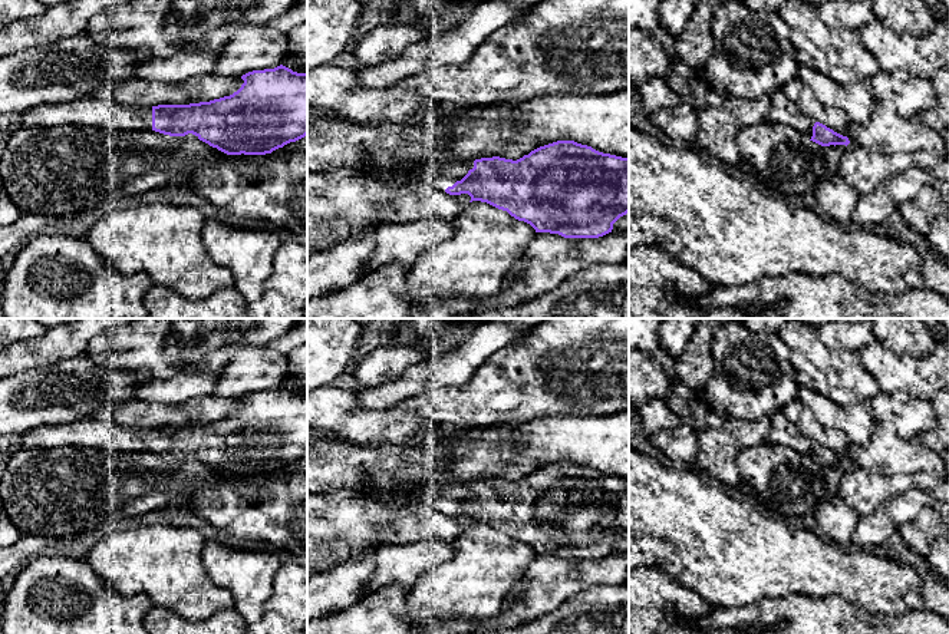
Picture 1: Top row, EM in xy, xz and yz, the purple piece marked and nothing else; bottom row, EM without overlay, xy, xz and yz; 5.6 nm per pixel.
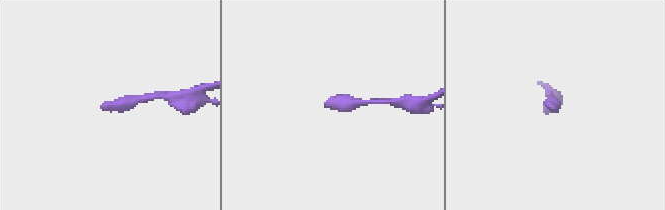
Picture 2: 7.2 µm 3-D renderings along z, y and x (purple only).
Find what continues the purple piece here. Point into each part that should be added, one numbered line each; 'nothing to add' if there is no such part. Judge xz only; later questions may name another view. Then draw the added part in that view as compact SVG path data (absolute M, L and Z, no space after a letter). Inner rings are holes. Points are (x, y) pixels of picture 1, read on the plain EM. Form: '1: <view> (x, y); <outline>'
1: xz (442, 494); M439 478L431 479L419 488L411 488L408 493L445 514L448 508L461 502L472 489L474 482Z

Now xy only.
1: xy (88, 432); M86 416L72 423L42 426L22 435L0 437L0 453L60 446L152 452L152 429L126 427L113 420Z

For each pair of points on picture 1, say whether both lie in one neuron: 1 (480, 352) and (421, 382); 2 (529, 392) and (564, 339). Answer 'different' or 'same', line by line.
1: same
2: same

